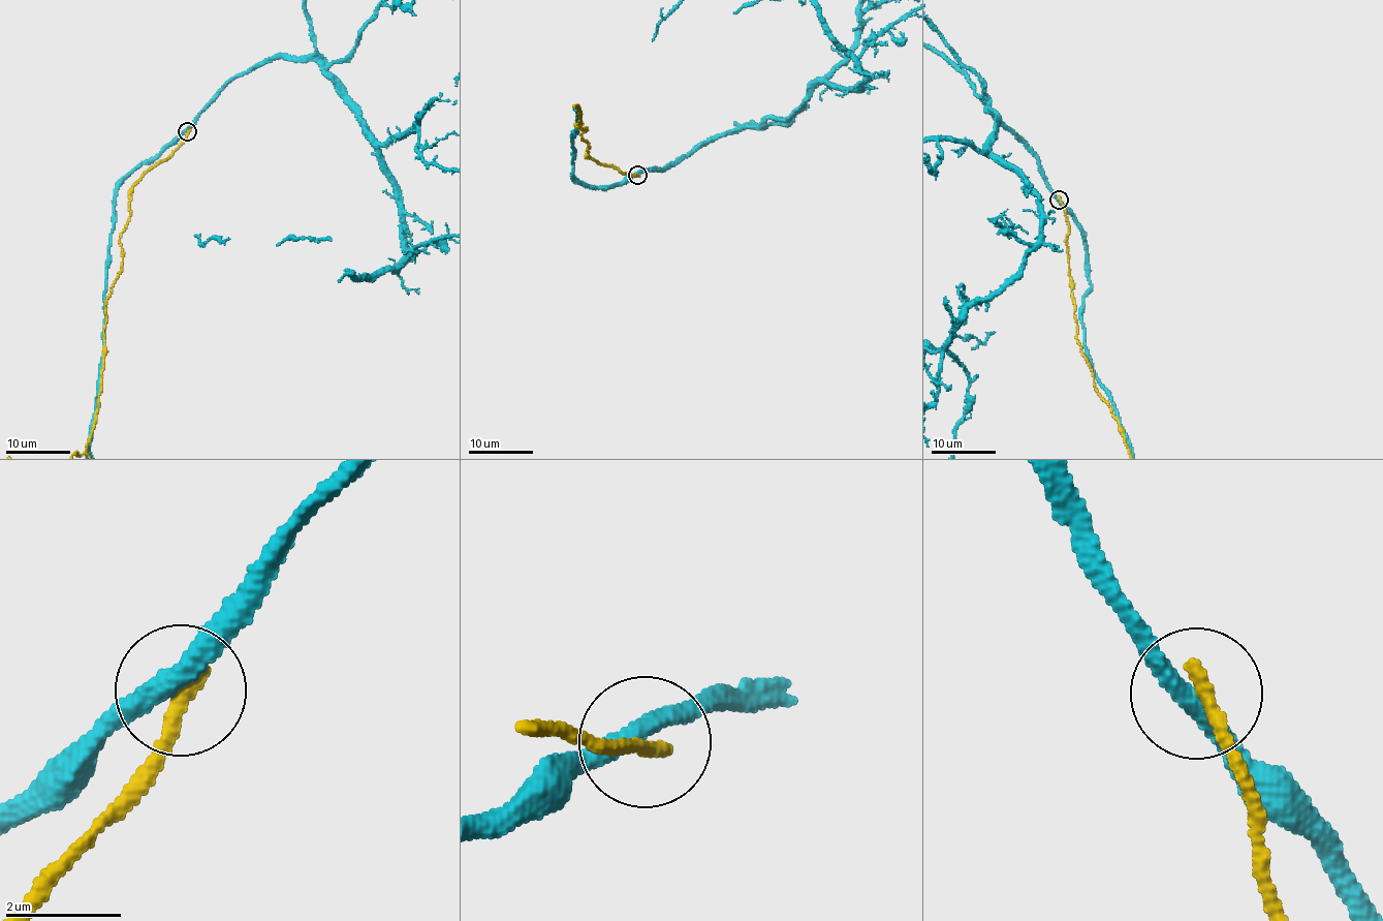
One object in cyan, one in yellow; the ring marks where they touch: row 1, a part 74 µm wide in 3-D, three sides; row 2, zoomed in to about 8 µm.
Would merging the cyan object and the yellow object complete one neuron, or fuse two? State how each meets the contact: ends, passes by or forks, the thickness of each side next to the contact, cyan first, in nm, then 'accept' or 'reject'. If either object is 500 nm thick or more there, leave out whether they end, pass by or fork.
cyan passes by; yellow ends there; 340 nm thick on the cyan side, 280 nm on the other; reject

